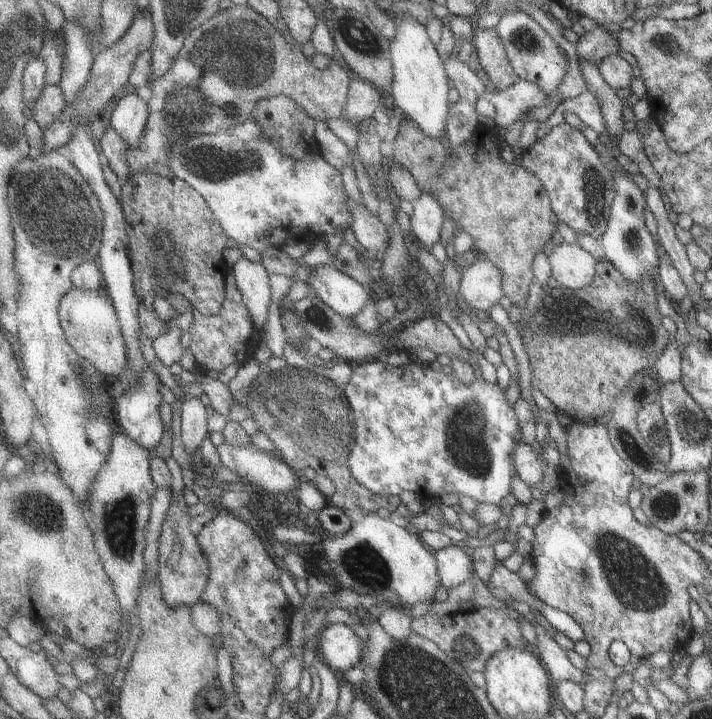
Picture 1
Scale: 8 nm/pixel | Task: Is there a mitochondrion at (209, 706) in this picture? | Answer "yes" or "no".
no

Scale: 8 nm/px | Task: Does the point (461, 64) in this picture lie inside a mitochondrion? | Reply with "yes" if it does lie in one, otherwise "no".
no

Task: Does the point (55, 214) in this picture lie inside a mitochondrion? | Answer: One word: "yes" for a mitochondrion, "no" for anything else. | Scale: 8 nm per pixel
yes

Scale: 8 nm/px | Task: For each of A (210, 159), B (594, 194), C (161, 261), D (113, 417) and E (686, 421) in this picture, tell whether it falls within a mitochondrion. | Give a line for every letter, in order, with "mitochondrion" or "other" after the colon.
A: mitochondrion
B: mitochondrion
C: mitochondrion
D: other
E: mitochondrion

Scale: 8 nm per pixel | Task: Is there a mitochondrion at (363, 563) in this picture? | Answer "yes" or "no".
yes

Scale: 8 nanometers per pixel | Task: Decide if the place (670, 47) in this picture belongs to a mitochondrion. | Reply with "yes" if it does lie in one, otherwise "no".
yes

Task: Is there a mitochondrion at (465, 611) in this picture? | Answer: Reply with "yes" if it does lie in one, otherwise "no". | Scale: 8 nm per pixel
no

